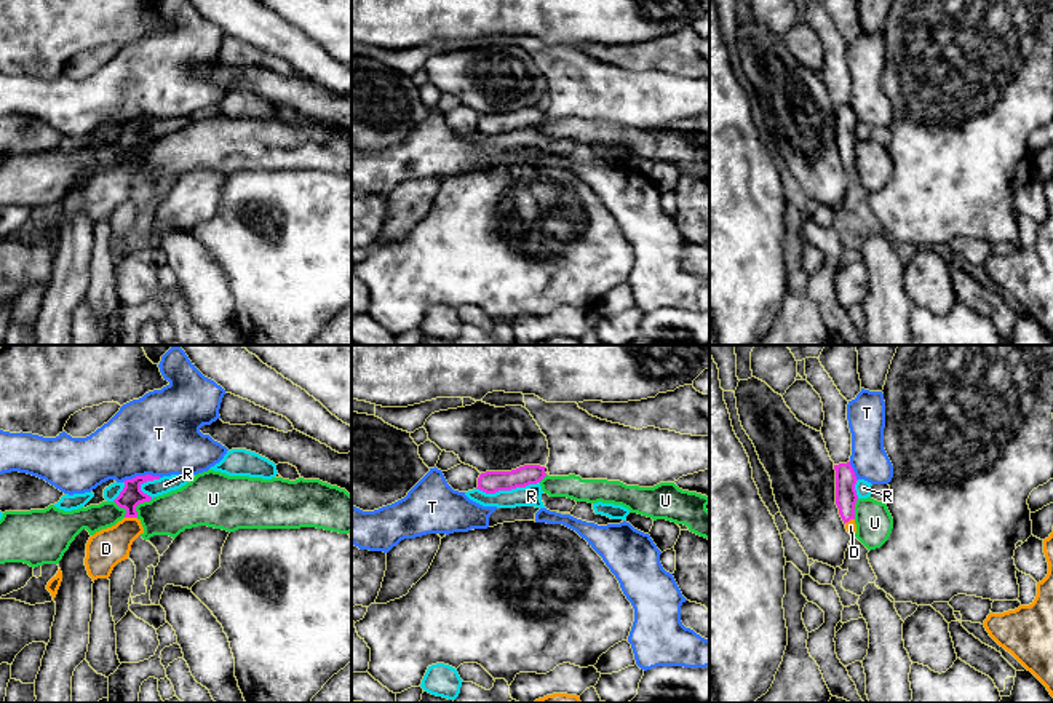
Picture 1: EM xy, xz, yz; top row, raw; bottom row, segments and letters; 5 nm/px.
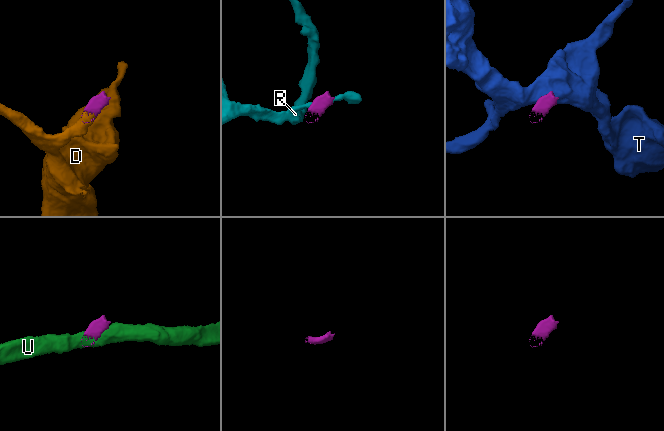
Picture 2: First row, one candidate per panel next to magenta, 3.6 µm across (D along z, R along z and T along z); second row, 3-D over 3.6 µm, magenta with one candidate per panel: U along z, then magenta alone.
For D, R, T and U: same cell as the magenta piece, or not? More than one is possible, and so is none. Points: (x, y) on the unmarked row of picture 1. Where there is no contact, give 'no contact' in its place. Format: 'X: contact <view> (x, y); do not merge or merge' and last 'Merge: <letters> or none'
D: contact xy (131, 158); merge
R: contact xz (507, 131); do not merge
T: contact xy (141, 119); do not merge
U: contact xy (141, 144); do not merge
Merge: D

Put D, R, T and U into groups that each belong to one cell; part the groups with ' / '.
D / R / T / U

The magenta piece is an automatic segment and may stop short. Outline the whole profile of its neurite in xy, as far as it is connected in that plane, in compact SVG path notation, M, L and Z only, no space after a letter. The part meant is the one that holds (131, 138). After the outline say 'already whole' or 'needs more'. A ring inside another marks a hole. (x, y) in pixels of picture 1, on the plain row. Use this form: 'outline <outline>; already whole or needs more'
outline M145 117L123 123L125 129L113 144L126 152L125 160L115 168L102 171L89 179L85 208L93 224L109 220L113 209L128 201L133 184L144 176L136 149L152 142L150 137L141 133L141 128L153 121L160 121L160 118Z; needs more

